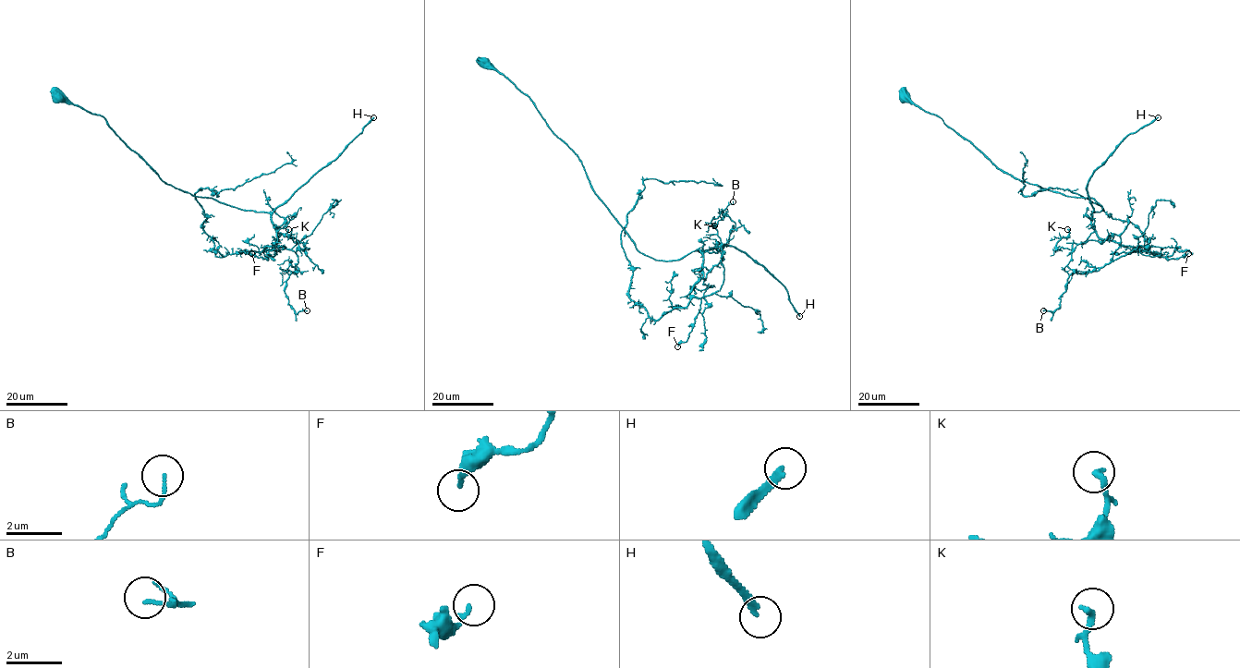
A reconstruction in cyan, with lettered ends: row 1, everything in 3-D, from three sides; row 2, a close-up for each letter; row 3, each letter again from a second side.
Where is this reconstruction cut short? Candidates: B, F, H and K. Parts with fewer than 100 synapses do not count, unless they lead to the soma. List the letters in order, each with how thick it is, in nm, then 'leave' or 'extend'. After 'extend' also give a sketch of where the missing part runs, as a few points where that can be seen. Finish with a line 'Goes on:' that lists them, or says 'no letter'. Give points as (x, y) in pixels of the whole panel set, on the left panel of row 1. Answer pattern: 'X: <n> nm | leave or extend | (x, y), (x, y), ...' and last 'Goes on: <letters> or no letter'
B: 110 nm | leave
F: 170 nm | leave
H: 180 nm | extend
K: 220 nm | leave
Goes on: H

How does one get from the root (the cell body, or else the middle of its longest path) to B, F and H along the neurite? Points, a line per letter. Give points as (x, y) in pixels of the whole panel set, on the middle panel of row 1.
B: (483, 61), (577, 156), (640, 252), (701, 253), (692, 296), (723, 282), (711, 223), (733, 201)
F: (483, 61), (577, 156), (640, 252), (662, 261), (701, 253), (702, 276), (690, 293), (700, 309), (677, 346)
H: (483, 61), (531, 100), (577, 156), (593, 191), (640, 252), (676, 261), (732, 245), (784, 286), (799, 316)

